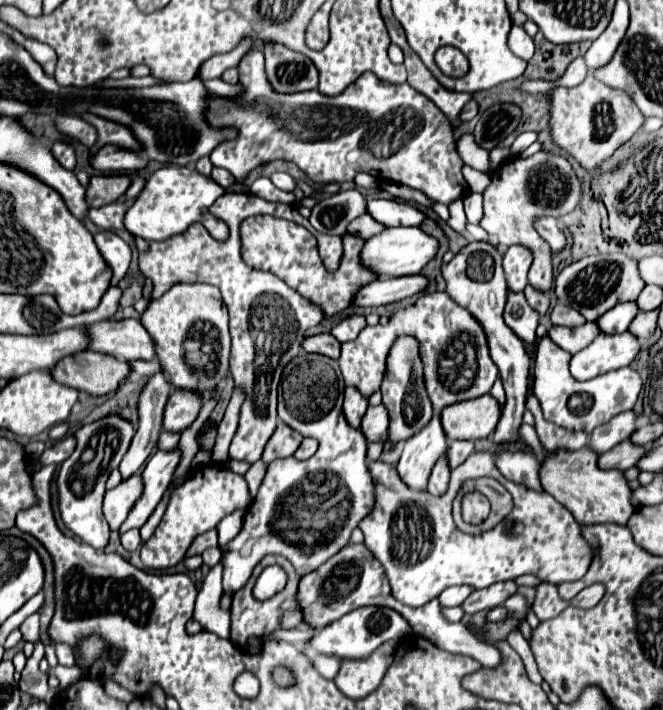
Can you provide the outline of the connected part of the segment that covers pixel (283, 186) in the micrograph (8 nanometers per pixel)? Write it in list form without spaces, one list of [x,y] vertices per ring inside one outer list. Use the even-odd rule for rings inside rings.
[[[276,172],[276,174],[270,176],[270,180],[272,180],[274,186],[278,186],[280,190],[286,190],[286,192],[292,192],[296,188],[294,178],[290,174],[286,174],[286,172]]]

